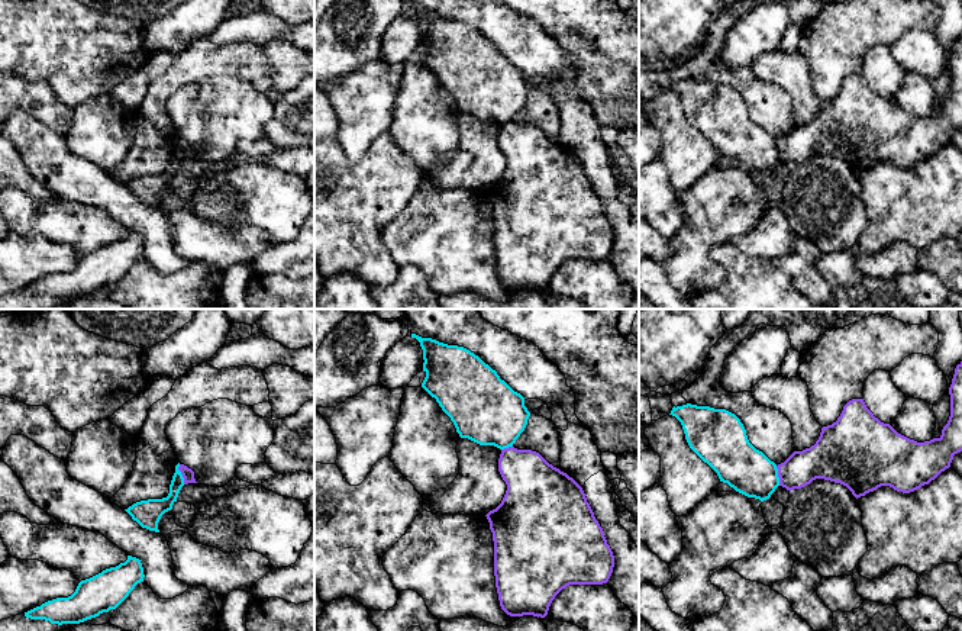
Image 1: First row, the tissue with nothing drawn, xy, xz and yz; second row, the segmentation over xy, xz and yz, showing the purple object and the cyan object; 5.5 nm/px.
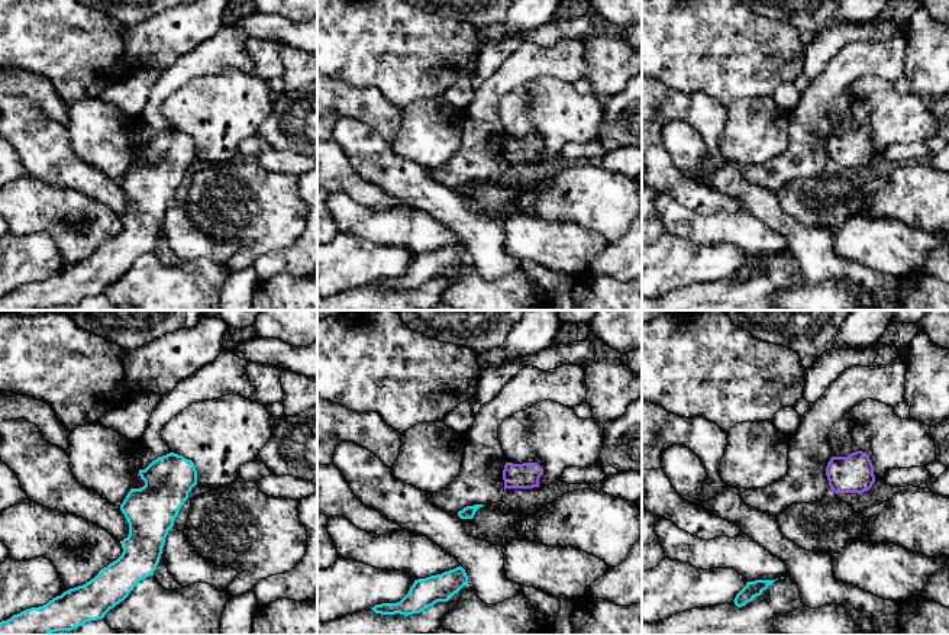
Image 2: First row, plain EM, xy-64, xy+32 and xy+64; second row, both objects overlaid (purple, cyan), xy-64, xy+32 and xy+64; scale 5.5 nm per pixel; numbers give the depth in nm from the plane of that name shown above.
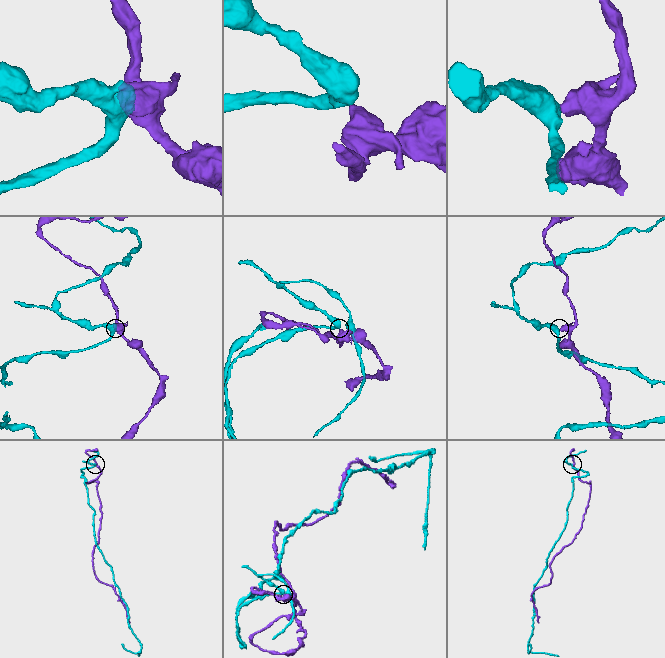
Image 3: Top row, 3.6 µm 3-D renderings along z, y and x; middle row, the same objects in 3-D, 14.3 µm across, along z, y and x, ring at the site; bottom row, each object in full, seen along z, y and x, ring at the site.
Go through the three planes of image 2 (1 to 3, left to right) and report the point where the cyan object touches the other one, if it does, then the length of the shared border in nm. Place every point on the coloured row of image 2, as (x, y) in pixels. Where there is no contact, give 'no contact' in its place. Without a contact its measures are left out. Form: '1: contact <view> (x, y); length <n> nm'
1: no contact
2: no contact
3: no contact

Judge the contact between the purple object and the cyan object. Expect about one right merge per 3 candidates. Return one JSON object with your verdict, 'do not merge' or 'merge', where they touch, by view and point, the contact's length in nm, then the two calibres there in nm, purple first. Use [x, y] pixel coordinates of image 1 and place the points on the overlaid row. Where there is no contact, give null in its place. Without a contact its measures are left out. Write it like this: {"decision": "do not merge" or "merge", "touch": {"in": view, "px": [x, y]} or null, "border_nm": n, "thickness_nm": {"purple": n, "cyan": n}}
{"decision": "do not merge", "touch": {"in": "xy", "px": [181, 473]}, "border_nm": 120, "thickness_nm": {"purple": 70, "cyan": 110}}

